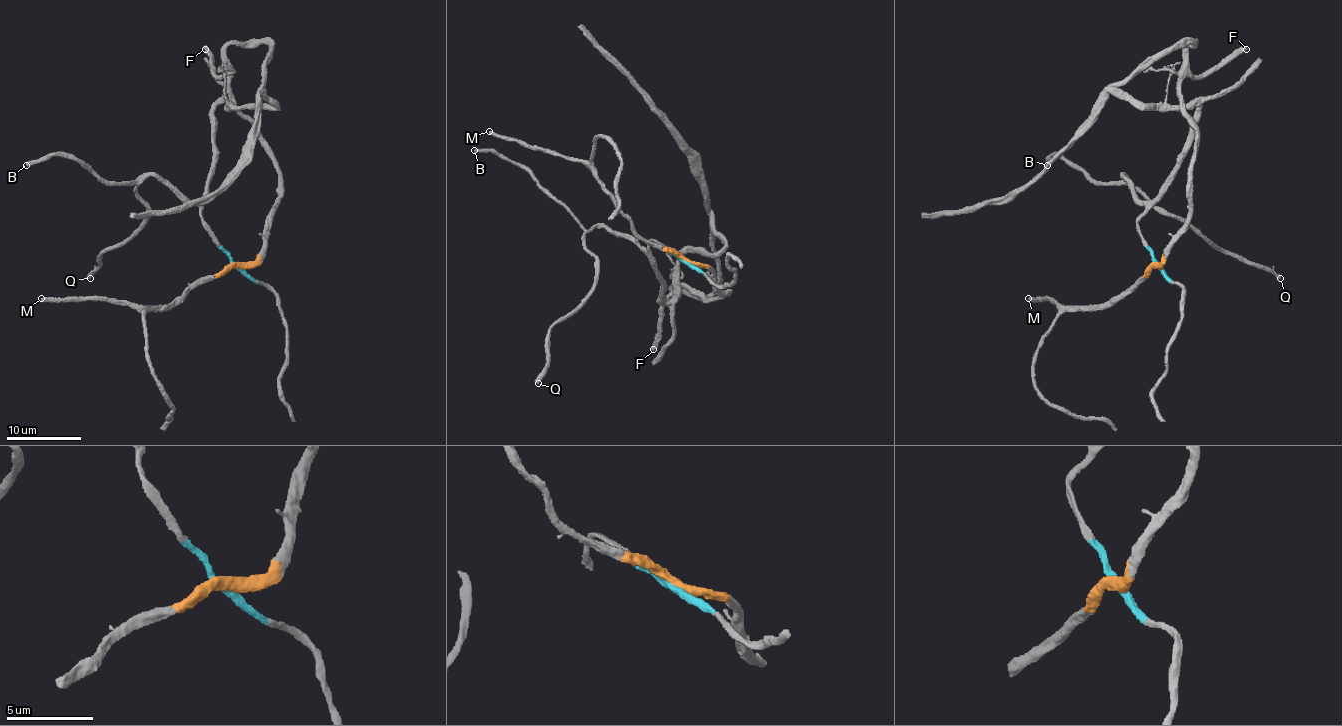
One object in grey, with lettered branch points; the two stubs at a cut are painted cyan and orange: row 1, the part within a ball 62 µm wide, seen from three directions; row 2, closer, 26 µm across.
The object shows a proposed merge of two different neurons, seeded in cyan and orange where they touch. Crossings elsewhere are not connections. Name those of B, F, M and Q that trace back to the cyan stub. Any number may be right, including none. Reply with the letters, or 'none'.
B, Q

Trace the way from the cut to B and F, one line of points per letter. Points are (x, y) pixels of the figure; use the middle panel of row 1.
B: (684, 261), (662, 242), (652, 240), (639, 248), (600, 227), (585, 229), (526, 170), (491, 151), (474, 149)
F: (684, 261), (704, 264), (712, 283), (727, 292), (701, 298), (678, 283), (652, 350)

